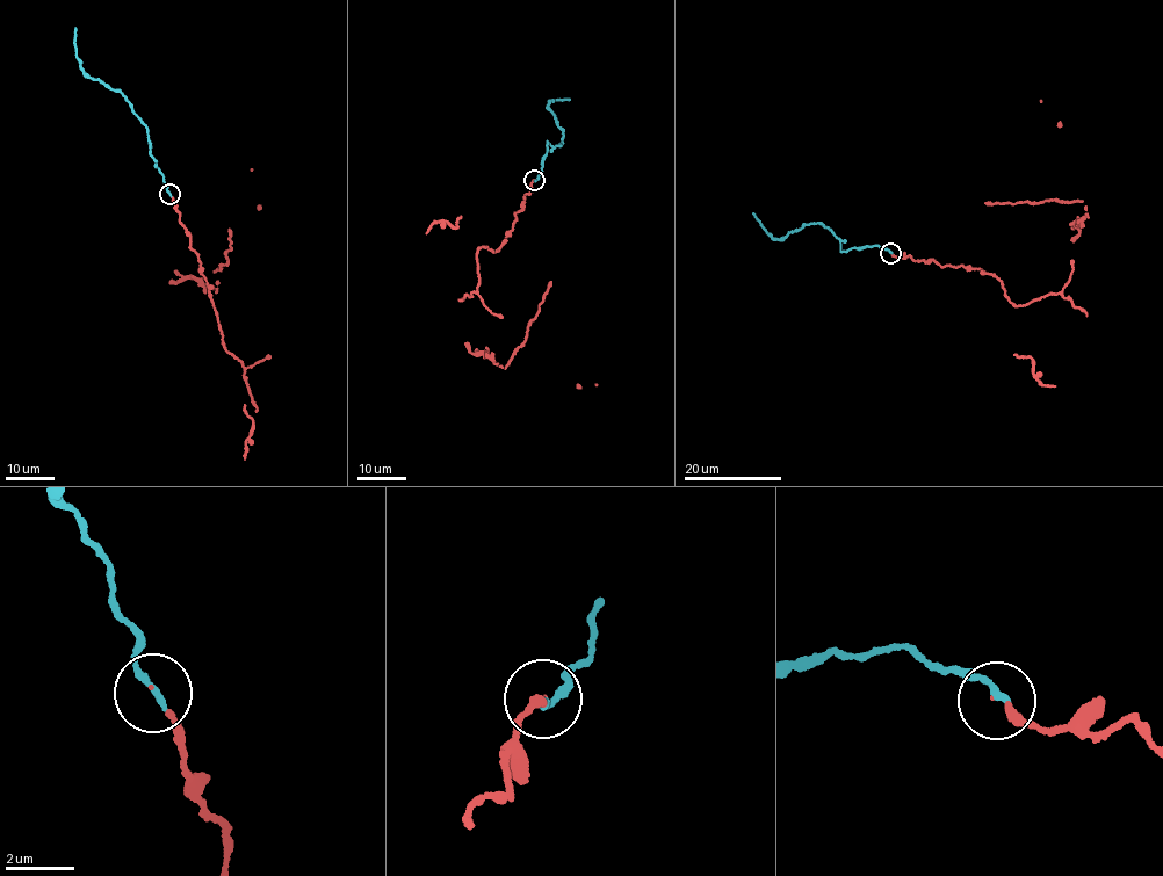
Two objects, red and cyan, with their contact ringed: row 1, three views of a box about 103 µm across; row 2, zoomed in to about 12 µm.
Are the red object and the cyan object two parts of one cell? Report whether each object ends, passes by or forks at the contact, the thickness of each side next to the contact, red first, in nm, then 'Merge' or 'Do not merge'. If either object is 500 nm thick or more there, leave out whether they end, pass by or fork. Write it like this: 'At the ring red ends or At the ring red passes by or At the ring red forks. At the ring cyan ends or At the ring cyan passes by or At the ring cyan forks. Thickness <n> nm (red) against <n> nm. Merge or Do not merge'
At the ring red ends. At the ring cyan ends. Thickness 60 nm (red) against 200 nm. Merge

